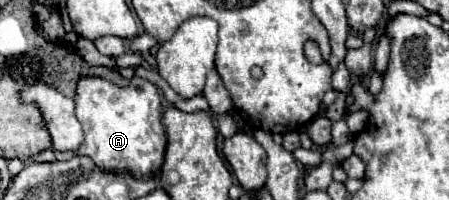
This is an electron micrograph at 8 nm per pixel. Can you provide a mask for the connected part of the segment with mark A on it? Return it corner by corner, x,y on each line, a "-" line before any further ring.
80,77
76,83
76,117
84,129
84,141
78,155
88,155
104,171
130,171
140,179
148,173
160,173
166,135
162,127
160,91
146,79
132,77
128,87
118,87
102,77

